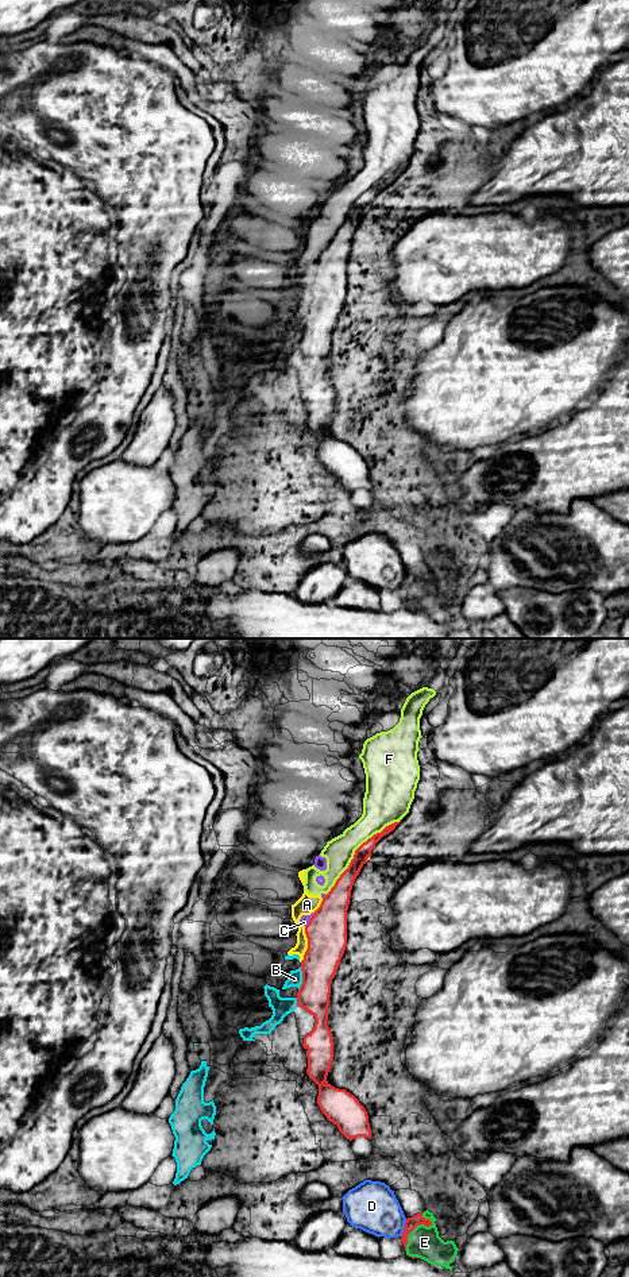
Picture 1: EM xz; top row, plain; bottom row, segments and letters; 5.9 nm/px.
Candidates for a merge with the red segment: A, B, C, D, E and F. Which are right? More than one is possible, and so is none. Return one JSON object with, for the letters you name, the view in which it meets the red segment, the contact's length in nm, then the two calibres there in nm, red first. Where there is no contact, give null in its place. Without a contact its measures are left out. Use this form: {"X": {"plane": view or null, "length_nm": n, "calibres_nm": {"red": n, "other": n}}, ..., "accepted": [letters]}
{"accepted": []}

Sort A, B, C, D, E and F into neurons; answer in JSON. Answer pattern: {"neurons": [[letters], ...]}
{"neurons": [["A", "B", "C", "F"], ["D"], ["E"]]}

